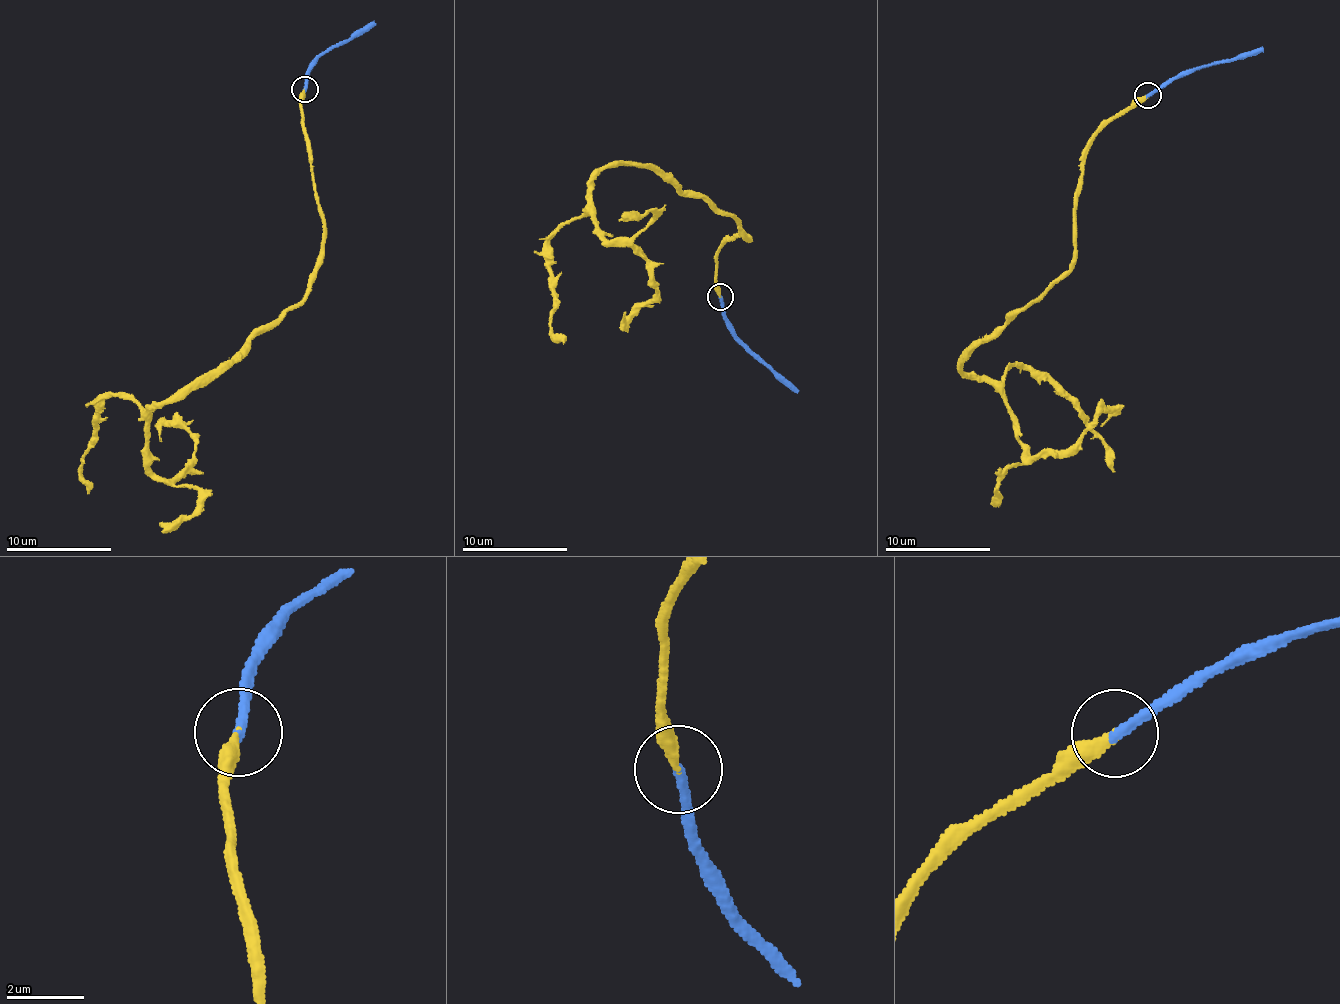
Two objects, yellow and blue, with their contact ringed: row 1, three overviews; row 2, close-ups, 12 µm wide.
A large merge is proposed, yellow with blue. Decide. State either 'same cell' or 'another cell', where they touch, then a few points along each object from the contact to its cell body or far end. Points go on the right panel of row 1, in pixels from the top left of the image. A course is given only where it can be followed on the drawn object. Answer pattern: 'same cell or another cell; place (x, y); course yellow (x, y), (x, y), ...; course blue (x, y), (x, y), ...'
same cell; place (1147, 95); course yellow (1147, 94), (1086, 152), (1072, 266), (959, 367), (1001, 394), (1028, 456), (1068, 448), (1109, 413), (1101, 427); course blue (1147, 94), (1194, 67), (1249, 56), (1264, 47)

